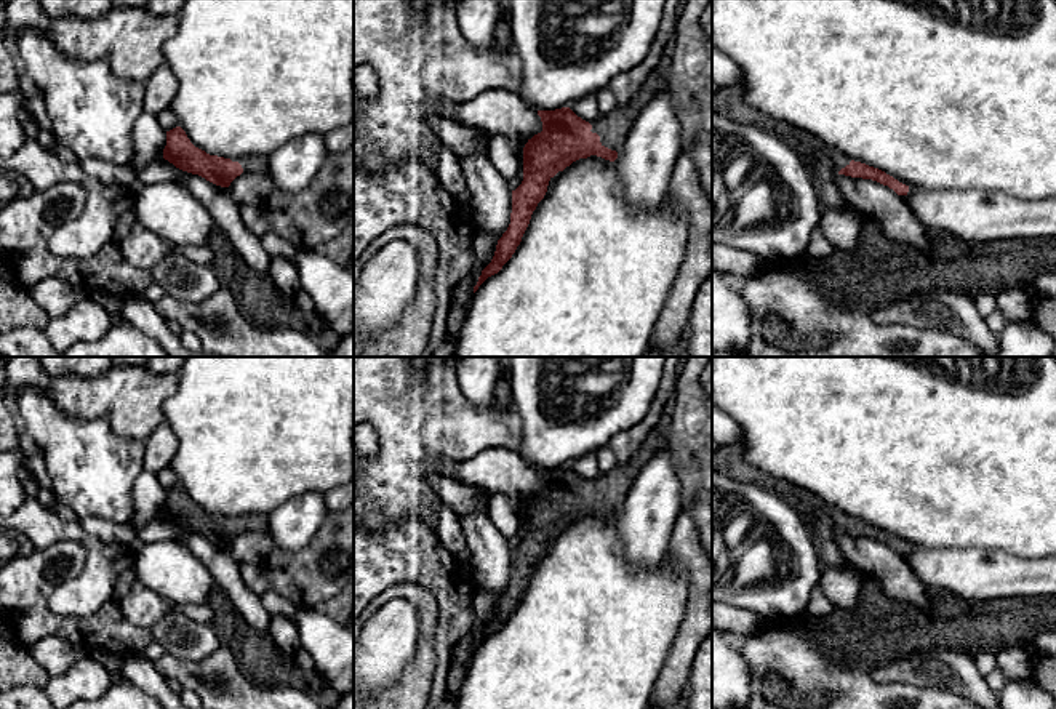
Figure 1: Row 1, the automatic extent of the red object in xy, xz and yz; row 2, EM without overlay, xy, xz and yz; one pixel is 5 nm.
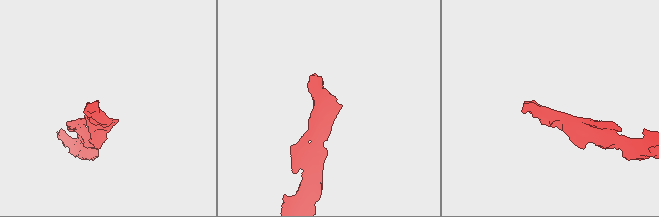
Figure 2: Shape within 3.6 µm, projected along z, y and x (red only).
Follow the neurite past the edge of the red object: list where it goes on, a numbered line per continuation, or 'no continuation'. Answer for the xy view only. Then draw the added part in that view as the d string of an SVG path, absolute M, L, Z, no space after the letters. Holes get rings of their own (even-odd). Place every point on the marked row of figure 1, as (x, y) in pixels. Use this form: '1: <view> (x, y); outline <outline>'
1: xy (255, 164); outline M250 155L243 158L232 158L232 162L238 162L243 173L266 174L269 168L269 155Z

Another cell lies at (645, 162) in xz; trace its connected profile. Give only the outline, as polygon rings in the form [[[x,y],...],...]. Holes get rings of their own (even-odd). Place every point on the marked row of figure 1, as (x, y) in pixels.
[[[666,90],[640,110],[618,152],[627,205],[653,211],[664,202],[680,149],[680,123]]]

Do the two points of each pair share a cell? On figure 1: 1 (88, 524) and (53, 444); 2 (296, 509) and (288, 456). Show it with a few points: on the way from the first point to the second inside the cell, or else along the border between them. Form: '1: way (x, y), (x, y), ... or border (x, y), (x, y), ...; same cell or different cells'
1: border (80, 519), (98, 516), (122, 524); different cells
2: border (322, 493), (300, 493), (279, 504), (269, 514); different cells

